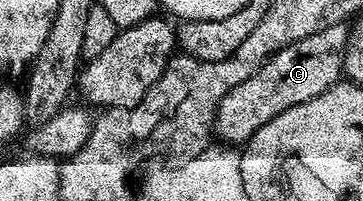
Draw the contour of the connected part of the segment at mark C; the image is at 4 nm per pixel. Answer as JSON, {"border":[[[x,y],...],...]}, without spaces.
{"border":[[[344,23],[333,24],[319,34],[311,34],[281,48],[259,70],[255,70],[247,82],[239,82],[235,90],[223,94],[223,102],[219,102],[217,111],[216,135],[221,135],[226,145],[244,145],[260,128],[267,126],[271,118],[283,114],[283,110],[311,102],[311,98],[338,83],[343,75],[341,58],[347,39],[345,27]]]}

